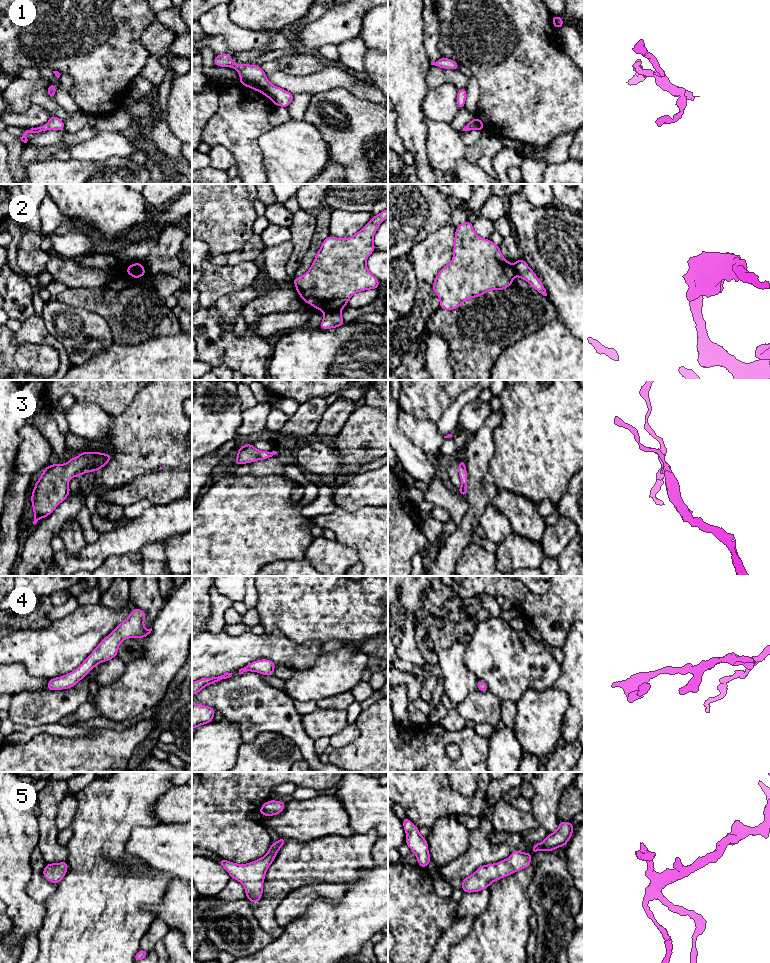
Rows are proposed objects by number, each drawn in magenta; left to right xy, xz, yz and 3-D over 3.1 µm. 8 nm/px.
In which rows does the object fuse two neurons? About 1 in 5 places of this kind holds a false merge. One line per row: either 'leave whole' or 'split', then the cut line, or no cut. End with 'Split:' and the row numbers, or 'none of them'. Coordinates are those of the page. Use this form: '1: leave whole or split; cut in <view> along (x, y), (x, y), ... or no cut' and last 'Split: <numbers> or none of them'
1: leave whole; no cut
2: split; cut in xz along (339, 309), (323, 311)
3: leave whole; no cut
4: leave whole; no cut
5: leave whole; no cut
Split: 2

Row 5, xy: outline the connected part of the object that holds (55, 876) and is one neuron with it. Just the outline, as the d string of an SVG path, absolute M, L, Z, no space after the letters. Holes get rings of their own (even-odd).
M68 861L46 864L43 869L44 878L54 884L58 884L65 876L68 869Z

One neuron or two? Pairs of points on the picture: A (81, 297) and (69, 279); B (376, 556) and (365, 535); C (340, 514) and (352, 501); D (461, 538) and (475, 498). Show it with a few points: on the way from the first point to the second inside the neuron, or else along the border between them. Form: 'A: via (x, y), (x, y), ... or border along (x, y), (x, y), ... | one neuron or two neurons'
A: border along (98, 287), (67, 288) | two neurons
B: via (376, 551), (367, 540) | one neuron
C: border along (367, 504), (353, 509), (337, 508) | two neurons
D: via (466, 528), (471, 521), (475, 508) | one neuron

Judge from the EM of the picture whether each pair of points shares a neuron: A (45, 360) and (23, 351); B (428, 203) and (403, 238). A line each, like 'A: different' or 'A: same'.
A: same
B: same

